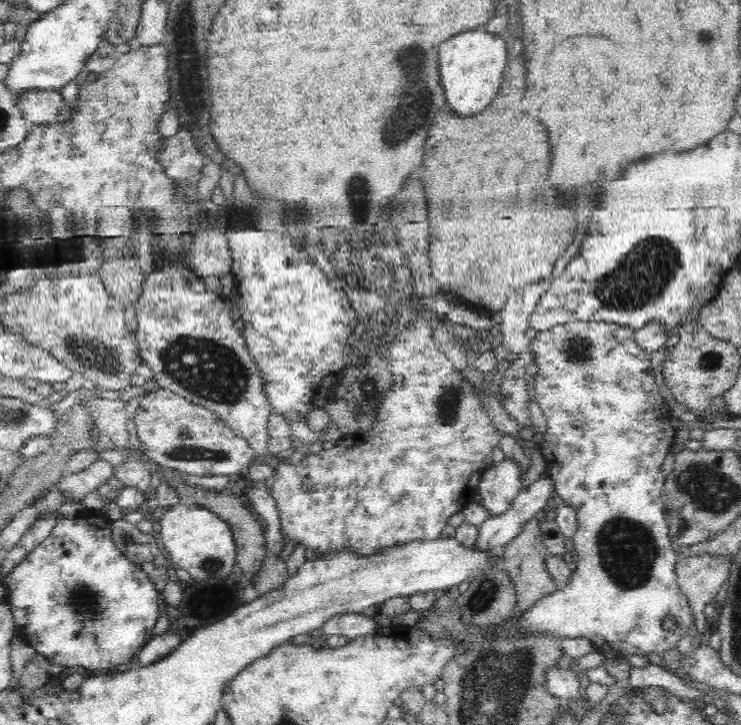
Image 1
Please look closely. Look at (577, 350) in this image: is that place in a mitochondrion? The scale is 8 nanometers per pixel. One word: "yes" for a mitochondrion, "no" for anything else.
yes

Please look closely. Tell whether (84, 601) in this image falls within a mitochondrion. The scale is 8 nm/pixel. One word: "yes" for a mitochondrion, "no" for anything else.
yes

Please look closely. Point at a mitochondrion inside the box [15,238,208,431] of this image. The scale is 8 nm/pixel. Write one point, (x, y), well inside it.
(103, 356)

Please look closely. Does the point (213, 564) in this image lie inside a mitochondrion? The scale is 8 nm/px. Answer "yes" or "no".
yes

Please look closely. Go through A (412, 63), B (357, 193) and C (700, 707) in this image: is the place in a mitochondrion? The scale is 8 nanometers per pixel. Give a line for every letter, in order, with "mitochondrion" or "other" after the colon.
A: mitochondrion
B: mitochondrion
C: other

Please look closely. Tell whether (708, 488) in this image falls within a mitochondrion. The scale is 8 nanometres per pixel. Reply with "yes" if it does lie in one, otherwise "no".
yes

